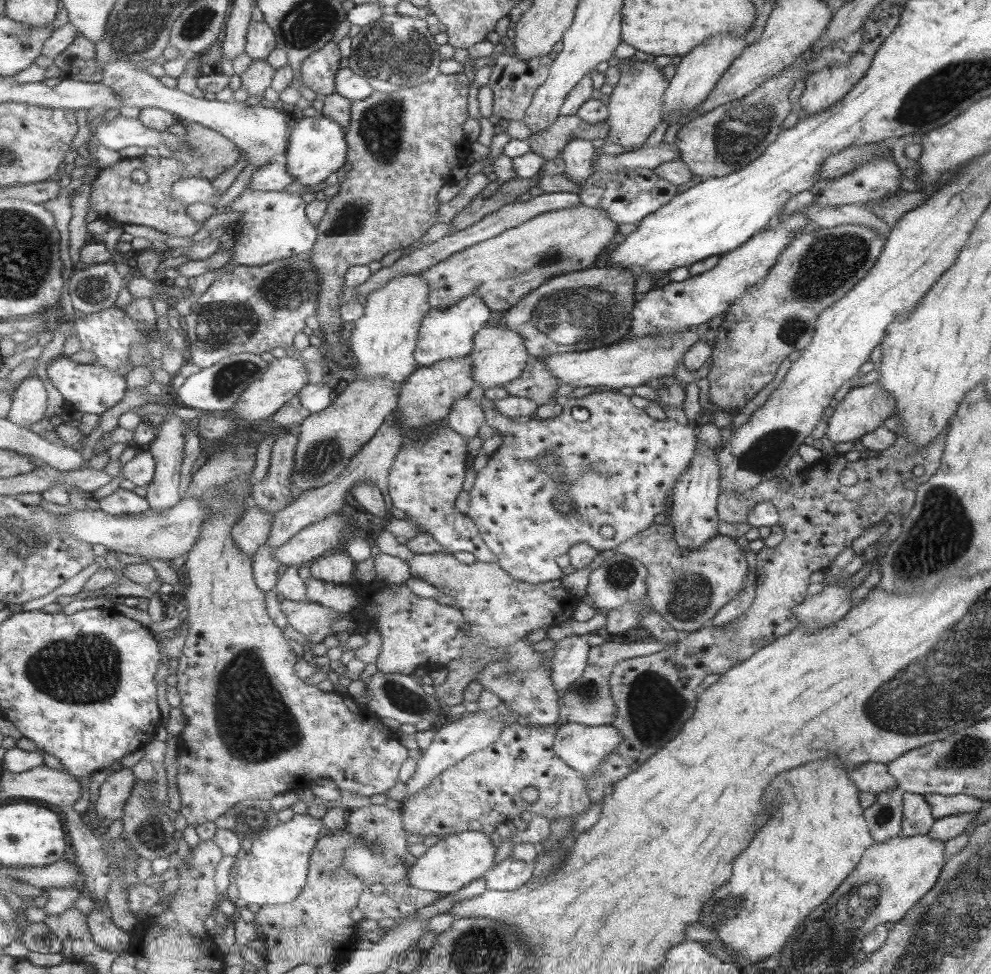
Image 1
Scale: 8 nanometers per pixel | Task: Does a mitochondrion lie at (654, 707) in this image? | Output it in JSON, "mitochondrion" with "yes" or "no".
{"mitochondrion":"yes"}

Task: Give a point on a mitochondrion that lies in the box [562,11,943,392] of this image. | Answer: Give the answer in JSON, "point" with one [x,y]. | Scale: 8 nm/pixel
{"point":[832,262]}

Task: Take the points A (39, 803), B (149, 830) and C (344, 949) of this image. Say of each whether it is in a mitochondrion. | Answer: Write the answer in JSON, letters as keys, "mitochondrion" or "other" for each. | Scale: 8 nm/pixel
{"A":"other","B":"mitochondrion","C":"other"}

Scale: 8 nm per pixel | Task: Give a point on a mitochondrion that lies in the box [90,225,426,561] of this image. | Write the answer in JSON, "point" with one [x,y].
{"point":[223,325]}

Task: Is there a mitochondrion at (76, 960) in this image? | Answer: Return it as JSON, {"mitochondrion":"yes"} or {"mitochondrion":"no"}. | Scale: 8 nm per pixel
{"mitochondrion":"no"}

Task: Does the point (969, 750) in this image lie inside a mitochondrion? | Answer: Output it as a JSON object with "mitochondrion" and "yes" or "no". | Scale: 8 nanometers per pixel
{"mitochondrion":"yes"}

